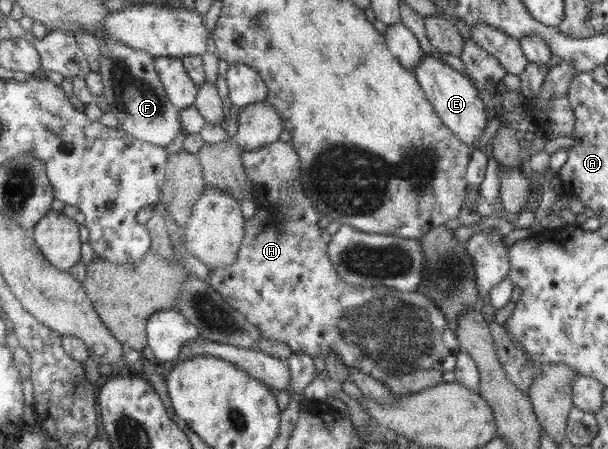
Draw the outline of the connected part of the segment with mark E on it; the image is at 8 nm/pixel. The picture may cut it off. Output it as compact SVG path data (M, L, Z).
M425 54L412 69L412 72L421 85L426 100L431 104L431 108L443 122L443 125L447 126L447 129L452 131L459 138L459 141L466 143L469 147L475 140L481 142L483 139L481 132L487 123L488 108L479 99L470 80L463 73L459 73L454 62L444 63L430 54Z

